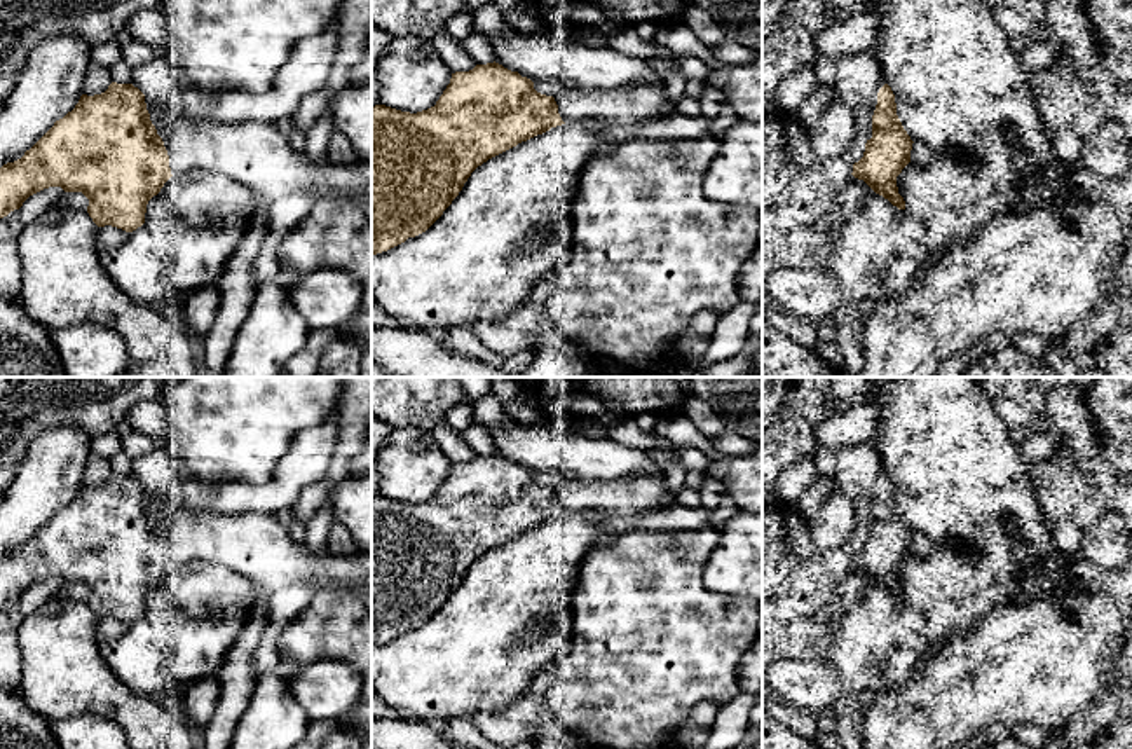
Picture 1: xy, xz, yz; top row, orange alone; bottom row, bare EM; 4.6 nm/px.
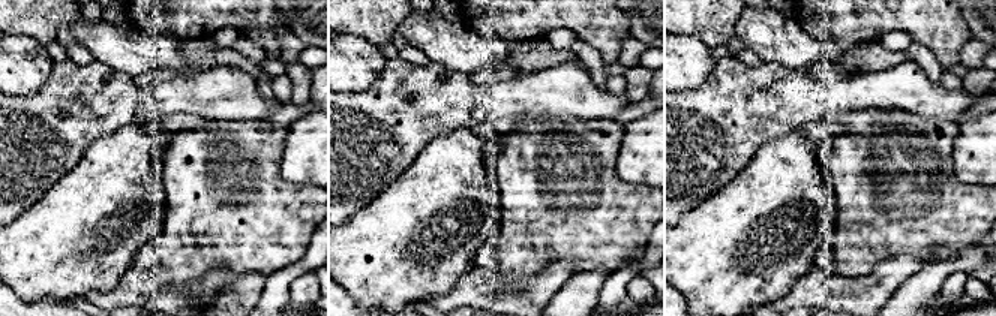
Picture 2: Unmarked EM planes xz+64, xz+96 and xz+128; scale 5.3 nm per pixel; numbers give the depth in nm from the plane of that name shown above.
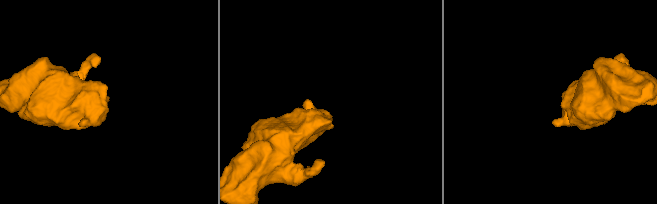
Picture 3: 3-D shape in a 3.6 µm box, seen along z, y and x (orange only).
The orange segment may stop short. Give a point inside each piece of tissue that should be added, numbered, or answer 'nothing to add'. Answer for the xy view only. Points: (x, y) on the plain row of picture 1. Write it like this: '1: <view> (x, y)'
1: xy (259, 547)

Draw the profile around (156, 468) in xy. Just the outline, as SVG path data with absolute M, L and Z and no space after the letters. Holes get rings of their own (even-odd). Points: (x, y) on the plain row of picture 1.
M166 447L148 449L131 461L131 475L145 485L150 512L162 529L167 513L183 503L180 463Z

